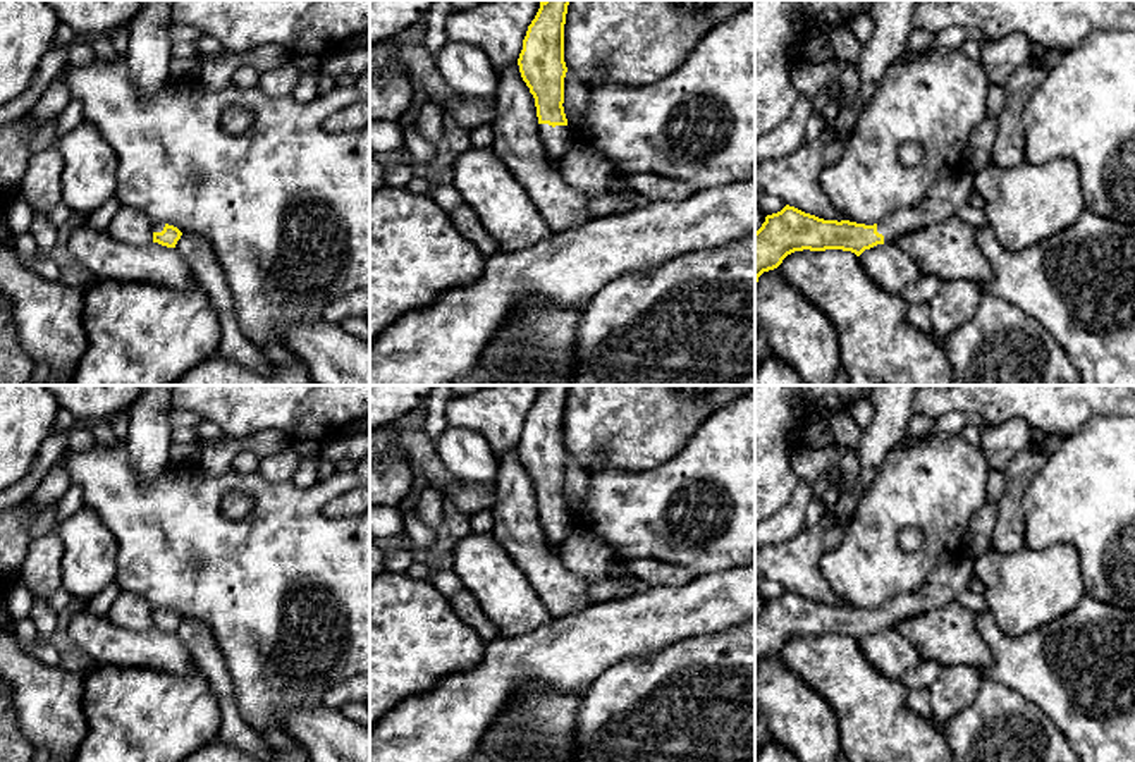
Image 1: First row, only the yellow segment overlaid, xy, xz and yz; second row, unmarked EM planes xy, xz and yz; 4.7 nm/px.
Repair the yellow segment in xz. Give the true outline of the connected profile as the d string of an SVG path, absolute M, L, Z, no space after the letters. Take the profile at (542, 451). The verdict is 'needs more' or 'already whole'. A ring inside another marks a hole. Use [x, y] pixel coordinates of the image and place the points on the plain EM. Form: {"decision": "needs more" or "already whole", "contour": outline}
{"decision": "needs more", "contour": "M543 385L528 411L518 444L519 458L535 483L538 519L549 545L559 552L576 521L564 499L564 409L569 385Z"}

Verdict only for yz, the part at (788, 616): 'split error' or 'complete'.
split error

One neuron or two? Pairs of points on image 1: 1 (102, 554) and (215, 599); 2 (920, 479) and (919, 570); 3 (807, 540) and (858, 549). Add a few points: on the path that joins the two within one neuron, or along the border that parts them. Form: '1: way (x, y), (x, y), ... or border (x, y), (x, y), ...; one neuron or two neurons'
1: border (100, 522), (116, 540), (116, 580); two neurons
2: way (932, 501), (932, 547); one neuron
3: border (822, 551), (821, 573), (834, 590); two neurons

